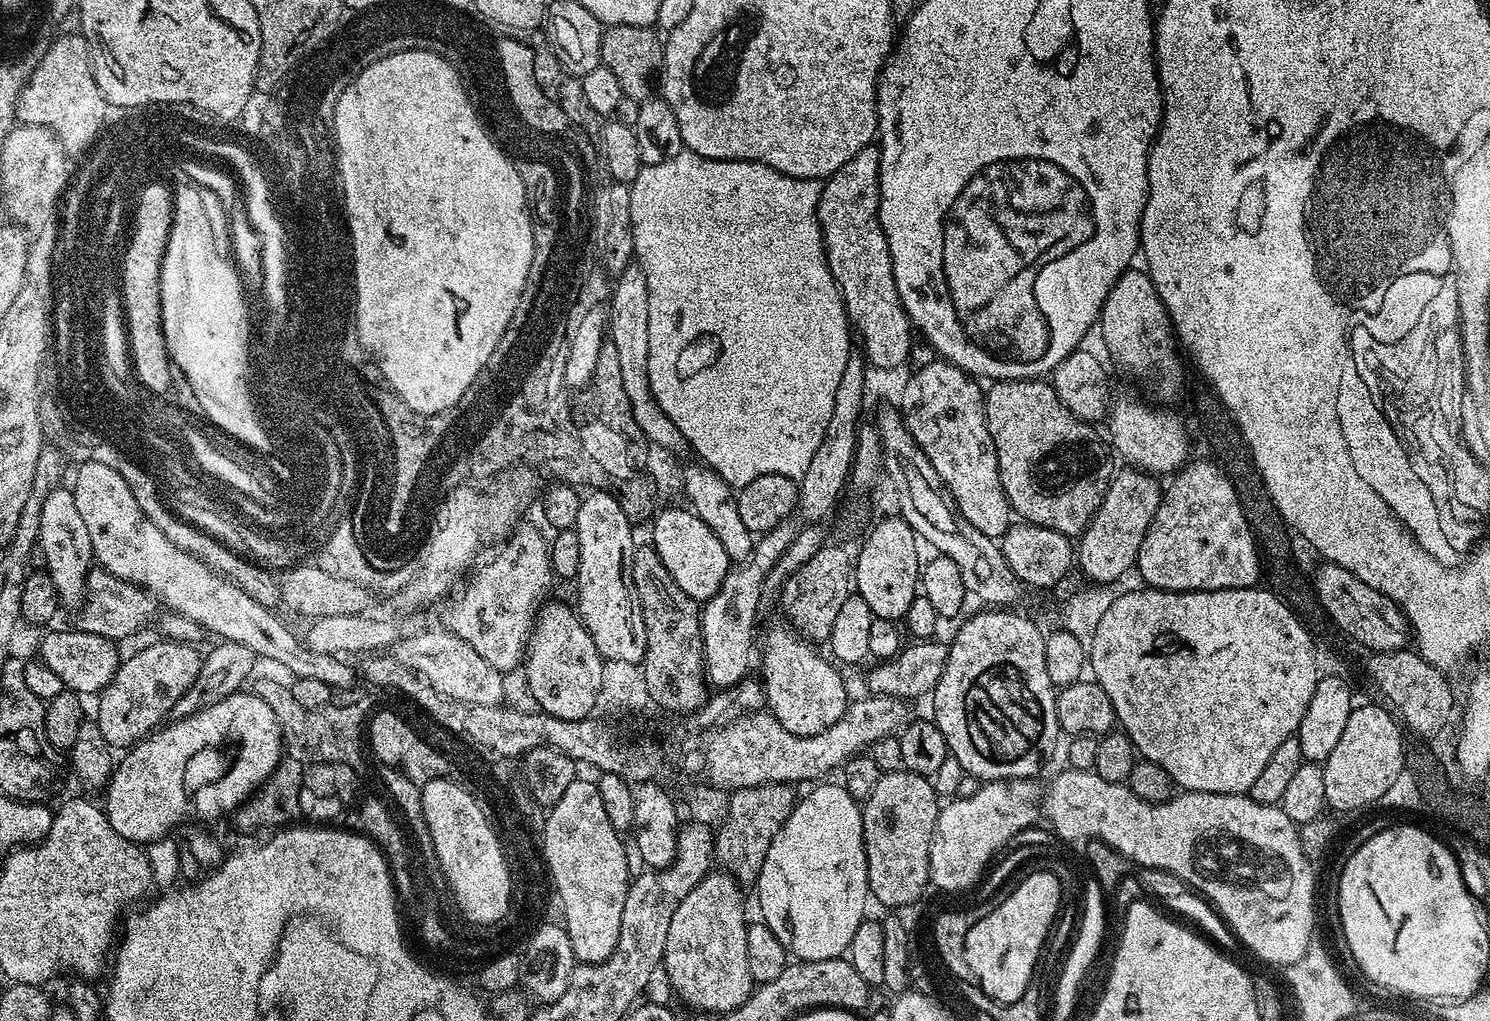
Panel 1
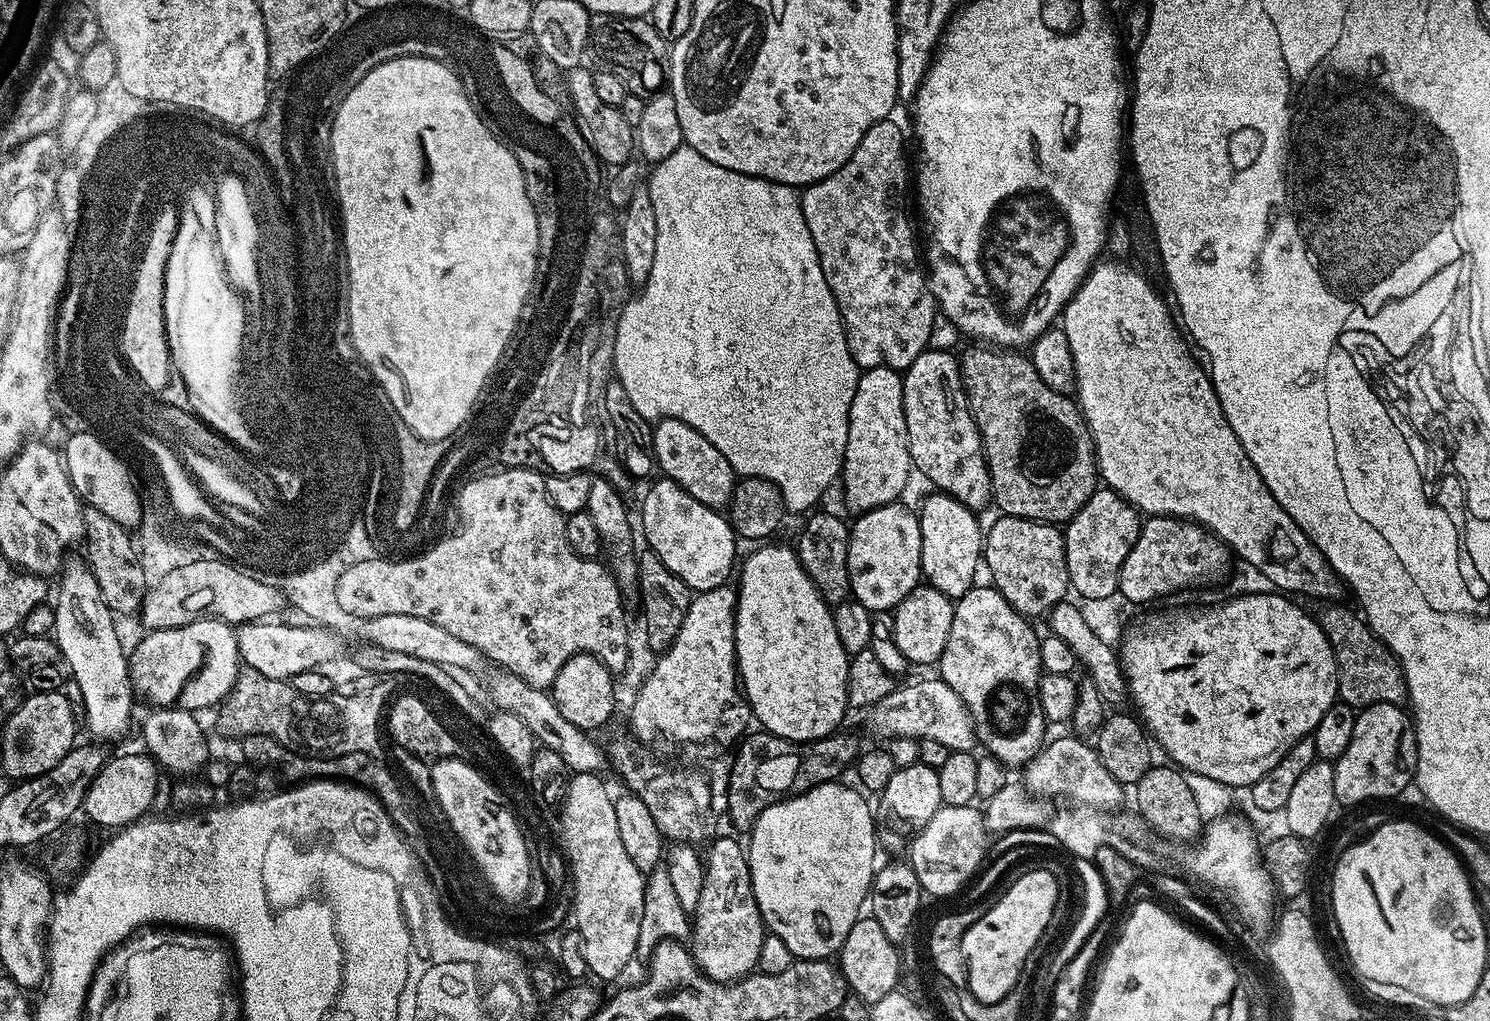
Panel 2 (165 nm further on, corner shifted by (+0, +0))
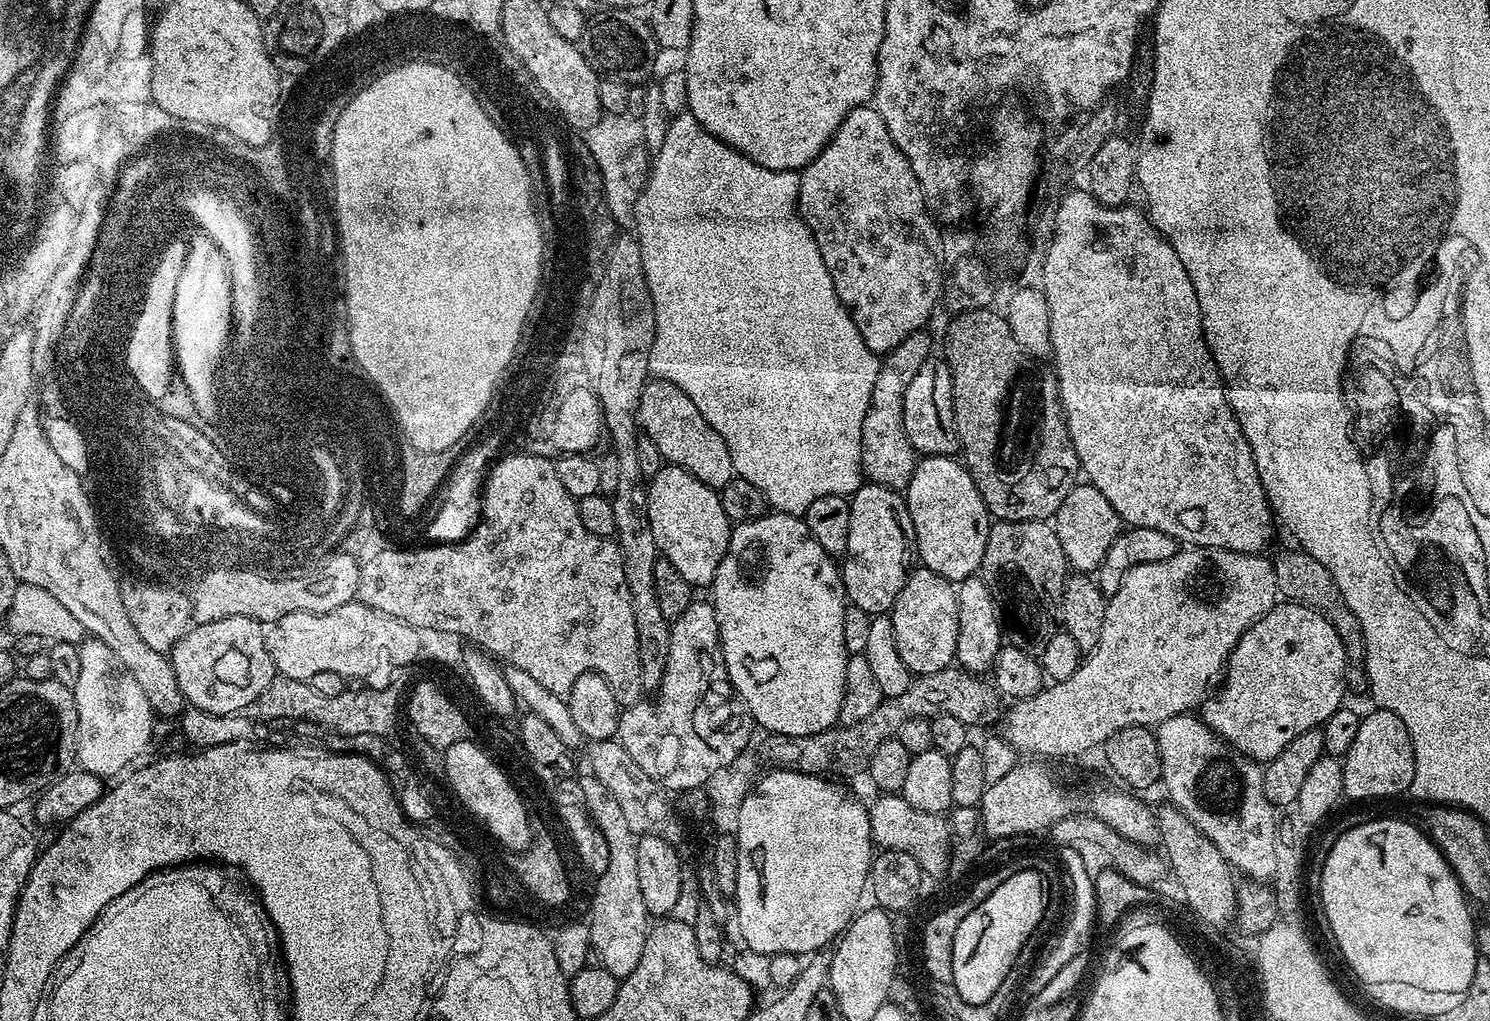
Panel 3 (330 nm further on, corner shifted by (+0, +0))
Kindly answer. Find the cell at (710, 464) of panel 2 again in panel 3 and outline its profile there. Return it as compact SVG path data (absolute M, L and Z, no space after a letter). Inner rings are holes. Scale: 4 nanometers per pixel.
M649 379L640 395L638 424L643 435L658 446L661 461L694 474L698 482L717 490L733 480L732 459L730 450L726 450L726 442L722 442L718 430L714 430L710 422L698 414L698 406L694 406L694 402L690 402L678 386L667 384L664 380Z

